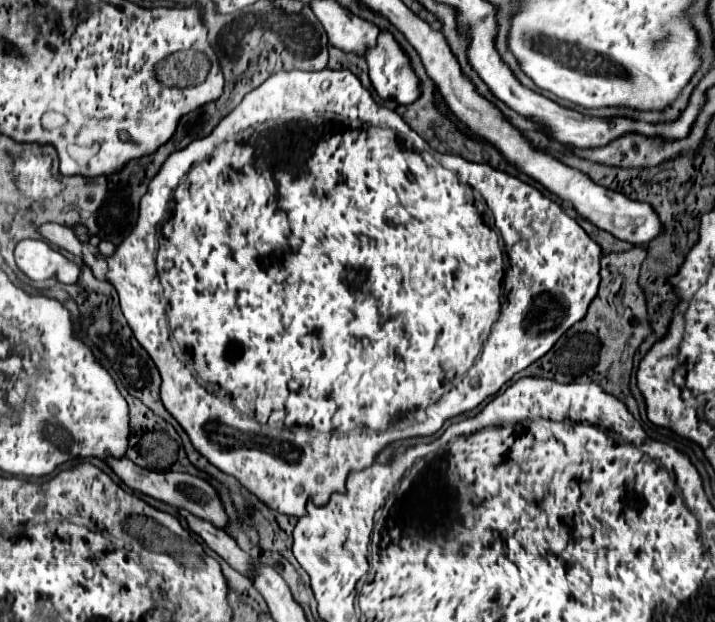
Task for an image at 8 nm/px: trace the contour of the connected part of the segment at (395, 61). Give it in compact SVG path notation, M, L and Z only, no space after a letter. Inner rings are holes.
M381 31L377 47L365 55L365 61L369 65L371 83L381 99L411 105L411 101L419 97L419 79L409 65L409 57L391 33Z

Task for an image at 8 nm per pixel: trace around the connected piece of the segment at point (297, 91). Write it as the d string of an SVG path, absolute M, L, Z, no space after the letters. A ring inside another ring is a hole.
M323 69L279 71L271 75L261 87L247 93L211 135L171 153L141 199L135 229L123 239L115 255L107 257L107 279L119 293L121 311L137 341L147 349L161 371L161 399L165 409L187 431L193 447L217 469L241 481L263 503L271 505L271 509L301 517L306 513L309 497L313 497L315 505L323 505L329 501L331 493L345 491L349 471L369 467L385 445L407 437L433 435L447 419L475 409L483 399L495 395L507 381L511 381L515 373L541 359L571 325L585 317L589 303L599 291L599 261L601 245L597 245L555 201L539 193L535 187L485 163L469 163L461 157L451 157L451 154L431 149L427 141L423 141L423 137L419 137L395 111L379 107L349 69ZM481 197L495 215L495 225L509 259L505 281L509 303L503 307L503 313L503 251L499 247L499 237L493 235L491 227L477 229L479 223L485 225L485 205ZM273 201L279 207L275 211L269 209L269 203ZM157 287L161 287L163 293L157 293ZM171 337L175 337L185 355L191 355L187 359L191 359L193 365L175 357Z

